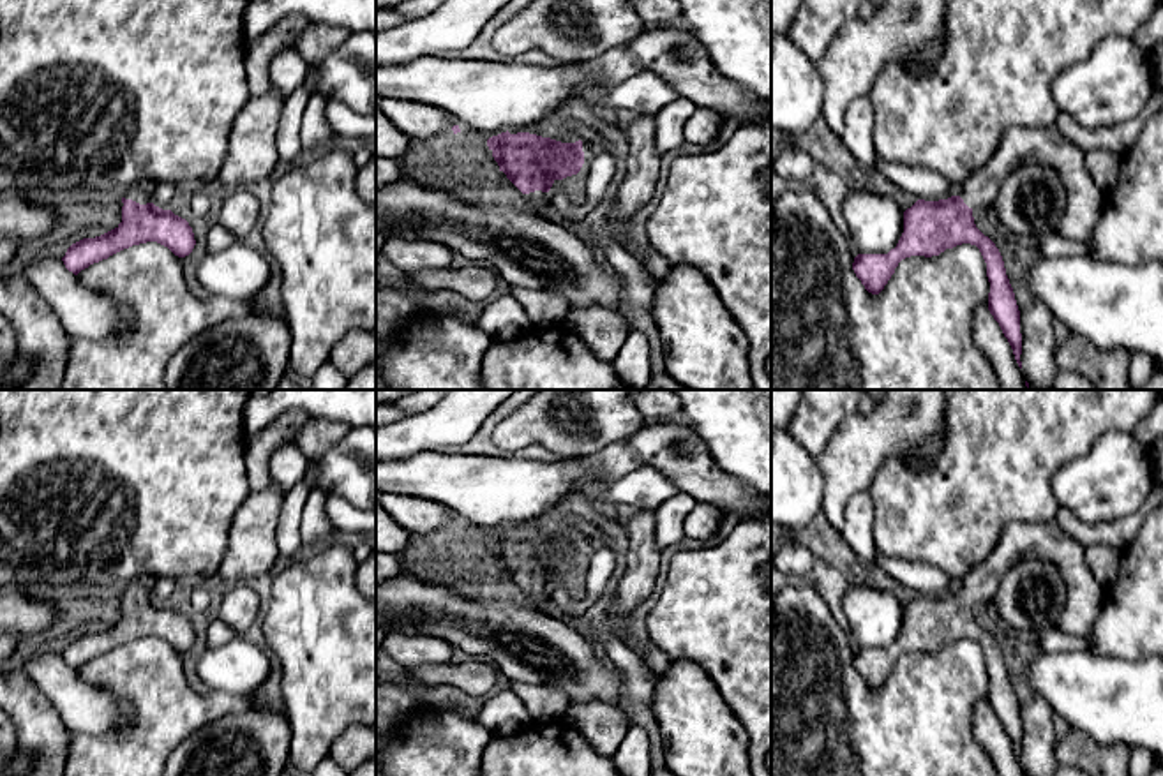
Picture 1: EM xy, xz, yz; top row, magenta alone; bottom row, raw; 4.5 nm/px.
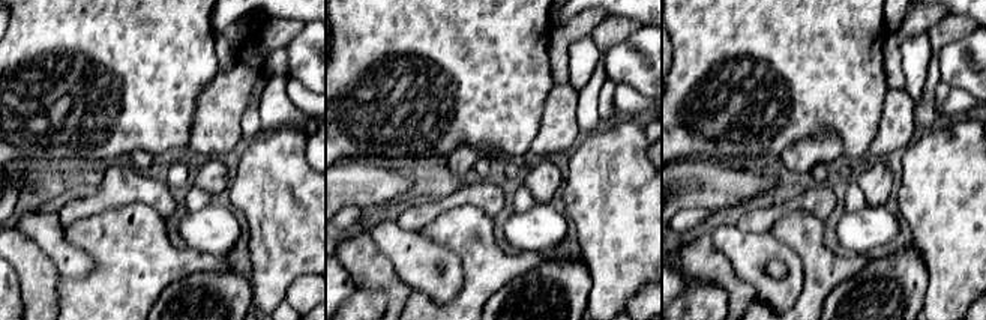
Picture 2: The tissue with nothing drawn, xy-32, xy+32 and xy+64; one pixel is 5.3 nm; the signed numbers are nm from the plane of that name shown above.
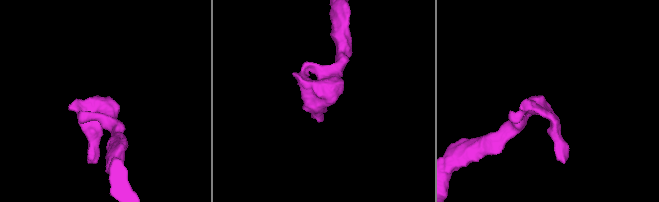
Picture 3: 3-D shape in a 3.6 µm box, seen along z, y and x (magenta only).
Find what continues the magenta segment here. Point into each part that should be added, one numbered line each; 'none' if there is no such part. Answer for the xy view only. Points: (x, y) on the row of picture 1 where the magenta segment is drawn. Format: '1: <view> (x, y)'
1: xy (142, 193)

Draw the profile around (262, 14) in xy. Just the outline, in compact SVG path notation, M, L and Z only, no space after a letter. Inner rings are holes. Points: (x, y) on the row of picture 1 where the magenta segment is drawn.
M249 0L244 12L245 39L259 37L293 14L305 16L309 23L376 35L376 0Z

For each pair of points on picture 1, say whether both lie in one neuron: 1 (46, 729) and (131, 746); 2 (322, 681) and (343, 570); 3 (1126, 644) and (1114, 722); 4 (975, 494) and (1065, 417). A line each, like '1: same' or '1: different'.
1: different
2: same
3: different
4: same

